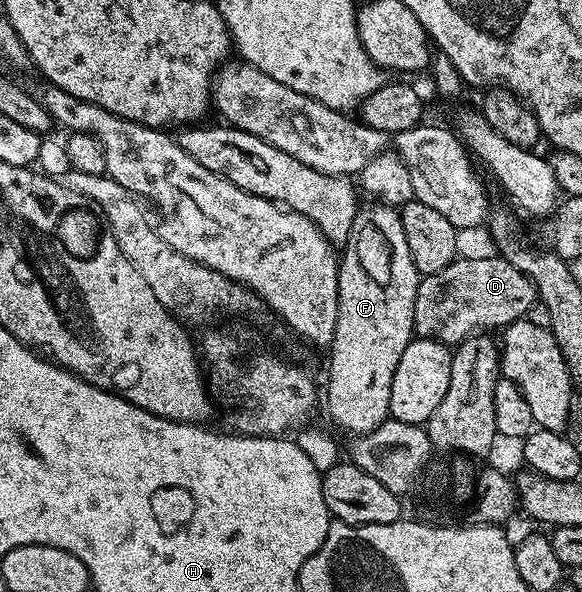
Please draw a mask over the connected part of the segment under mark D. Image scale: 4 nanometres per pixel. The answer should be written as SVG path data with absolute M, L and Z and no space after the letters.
M500 254L494 256L470 256L467 260L456 258L444 270L431 276L422 276L416 290L416 306L414 307L414 331L421 339L438 340L447 346L457 346L475 334L485 333L486 328L501 330L507 324L523 319L526 311L539 303L538 292L534 284L512 262L508 262Z

